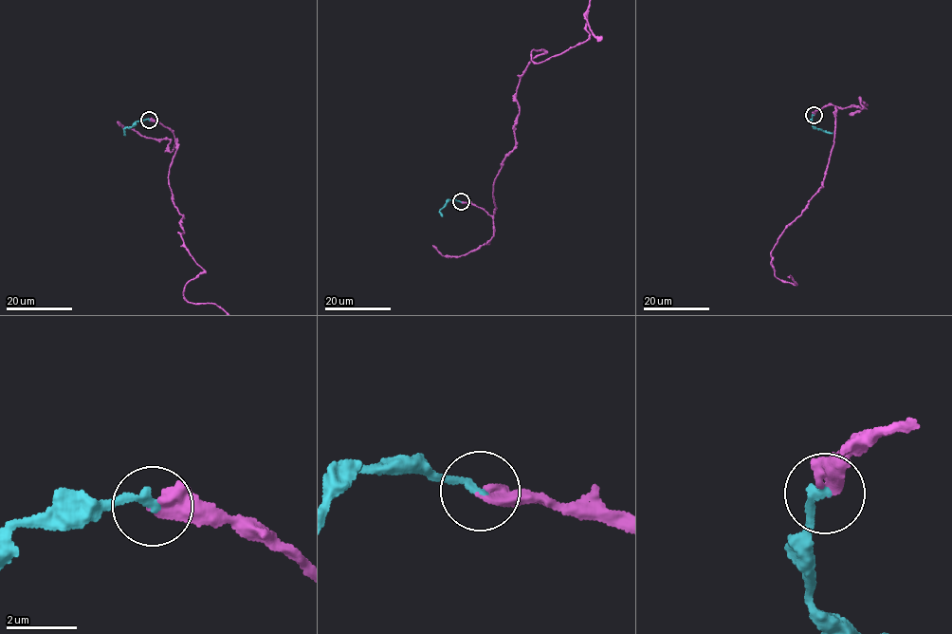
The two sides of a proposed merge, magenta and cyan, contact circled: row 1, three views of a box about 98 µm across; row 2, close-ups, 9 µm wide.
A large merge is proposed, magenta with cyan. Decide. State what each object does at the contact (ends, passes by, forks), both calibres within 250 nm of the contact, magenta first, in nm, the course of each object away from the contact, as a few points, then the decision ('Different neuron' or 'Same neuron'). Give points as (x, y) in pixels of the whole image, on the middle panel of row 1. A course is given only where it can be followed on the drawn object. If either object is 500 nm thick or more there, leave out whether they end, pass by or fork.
At the ring magenta ends. At the ring cyan ends. Thickness 360 nm (magenta) against 240 nm. Course of cyan: (461, 202), (448, 200), (439, 211), (442, 216). Same neuron

